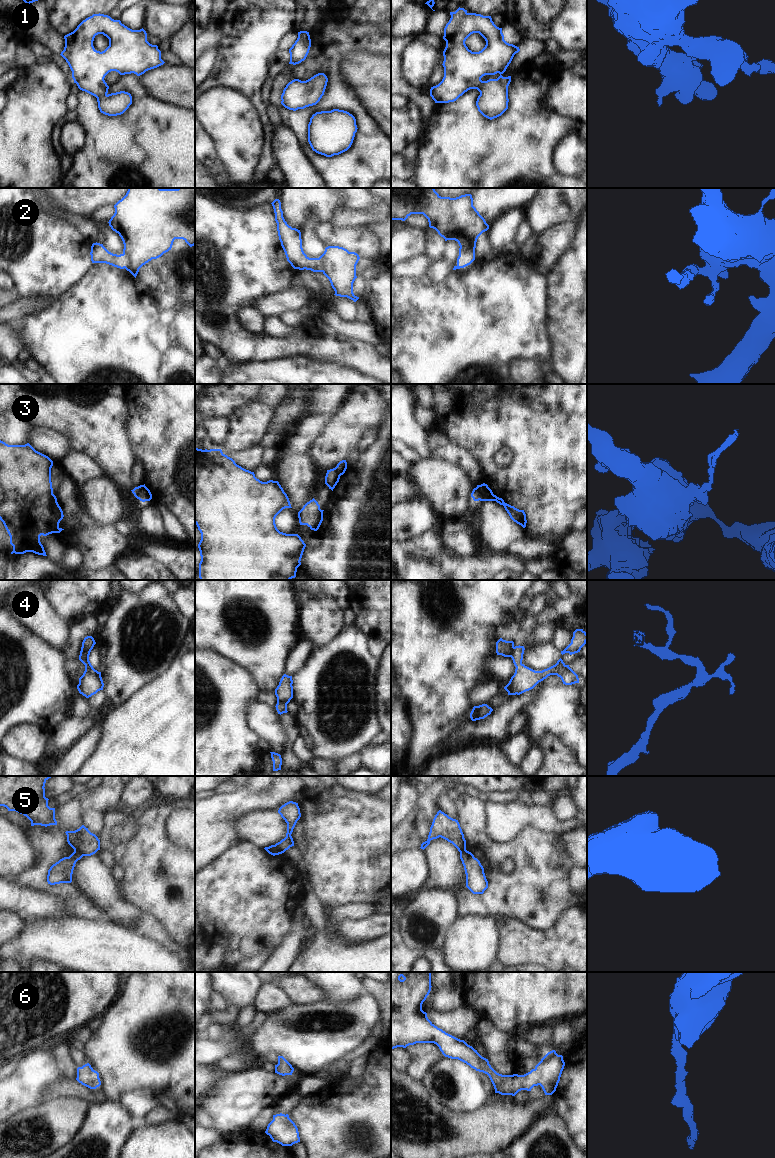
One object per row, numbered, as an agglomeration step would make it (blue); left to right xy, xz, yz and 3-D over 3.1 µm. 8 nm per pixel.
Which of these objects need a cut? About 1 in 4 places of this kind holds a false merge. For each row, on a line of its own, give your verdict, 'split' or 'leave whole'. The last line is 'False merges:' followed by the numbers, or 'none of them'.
1: leave whole
2: split
3: split
4: split
5: split
6: leave whole
False merges: 2, 3, 4, 5

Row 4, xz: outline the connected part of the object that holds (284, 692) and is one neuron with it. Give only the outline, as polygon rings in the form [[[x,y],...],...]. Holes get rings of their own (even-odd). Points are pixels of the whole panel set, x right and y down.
[[[284,674],[279,682],[279,685],[275,689],[275,695],[277,702],[288,704],[293,698],[293,680],[292,676]]]

